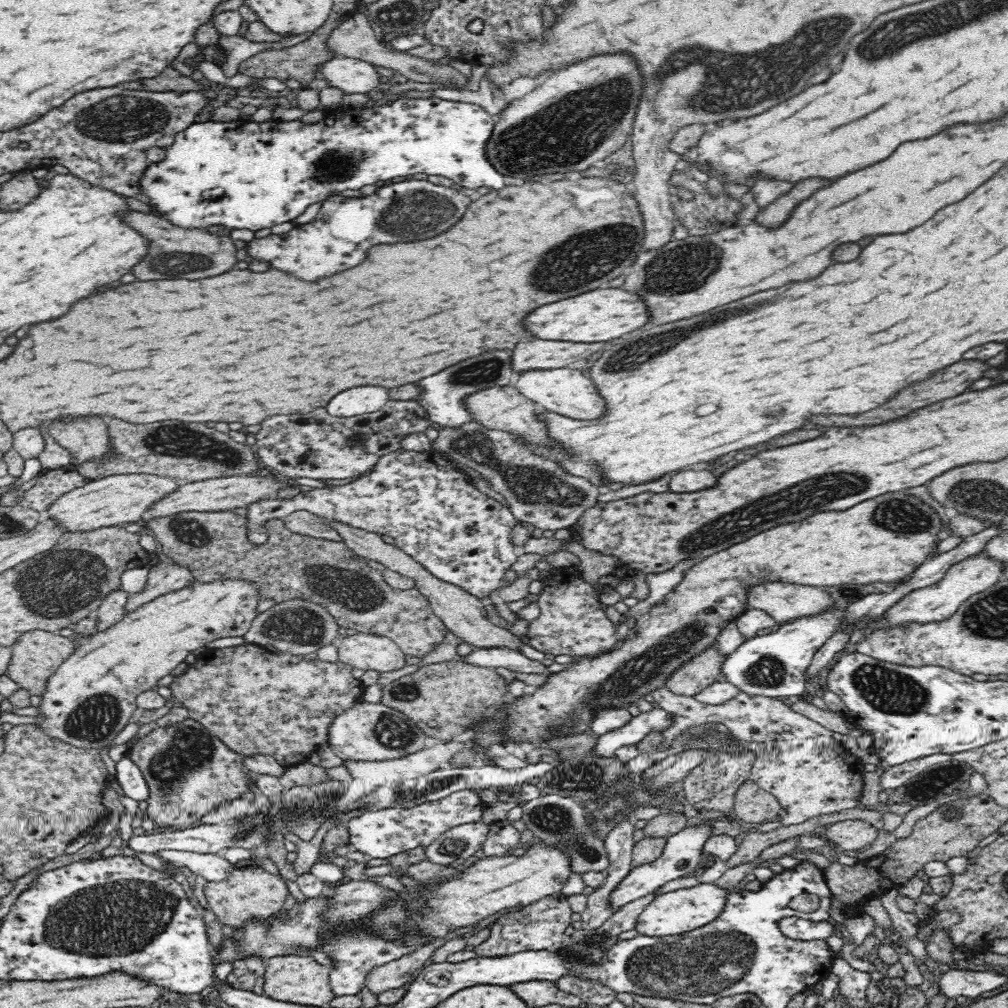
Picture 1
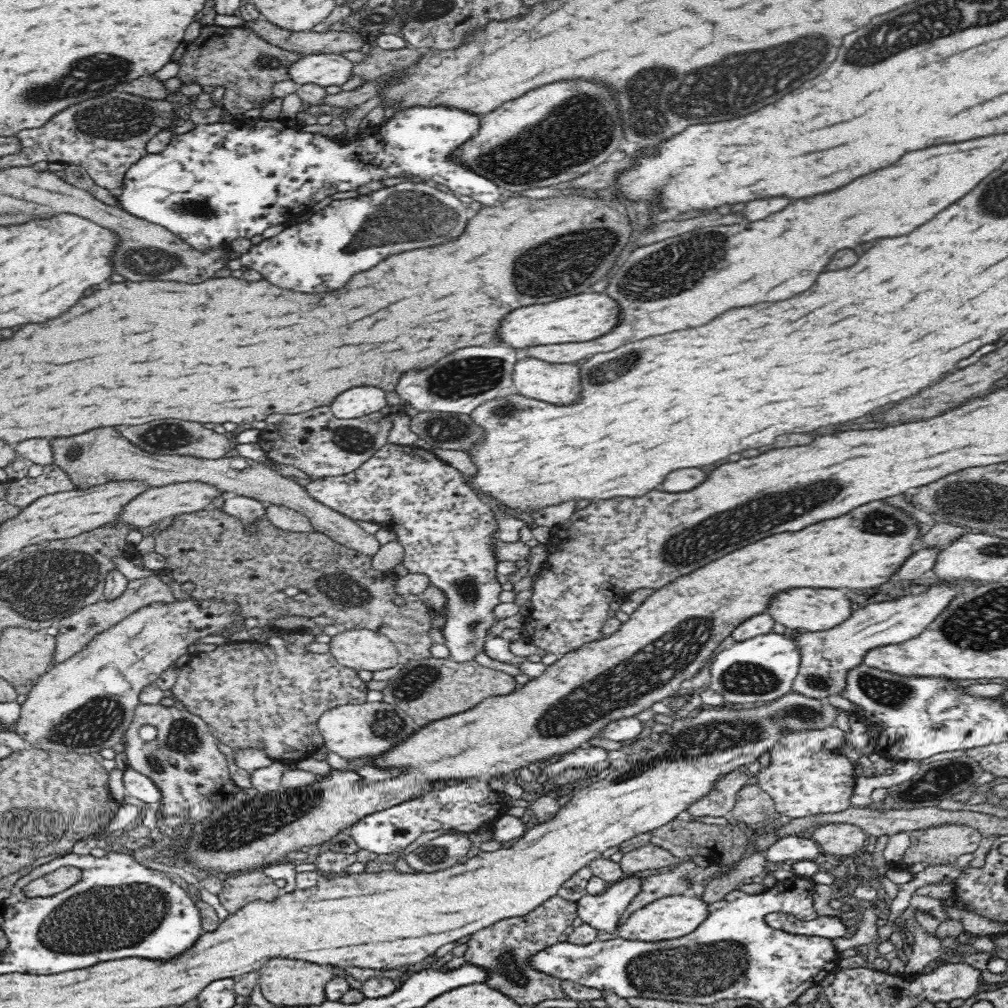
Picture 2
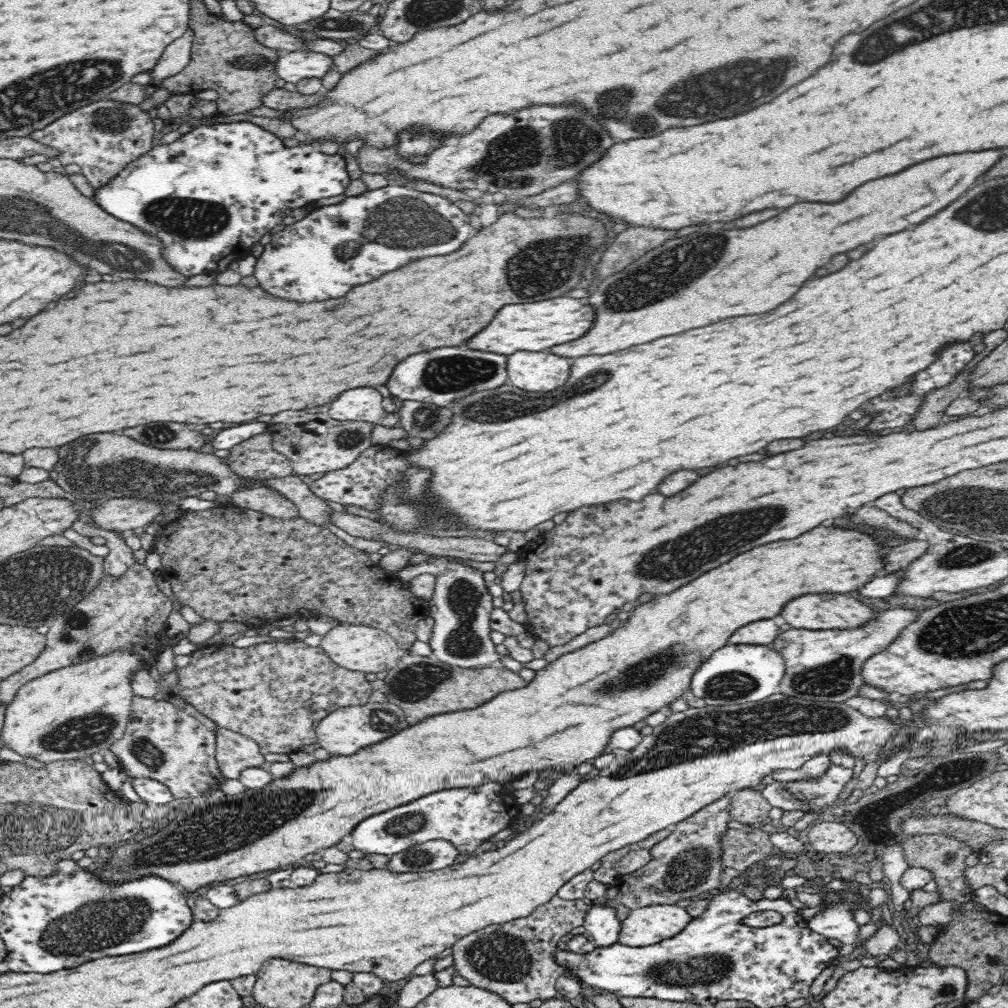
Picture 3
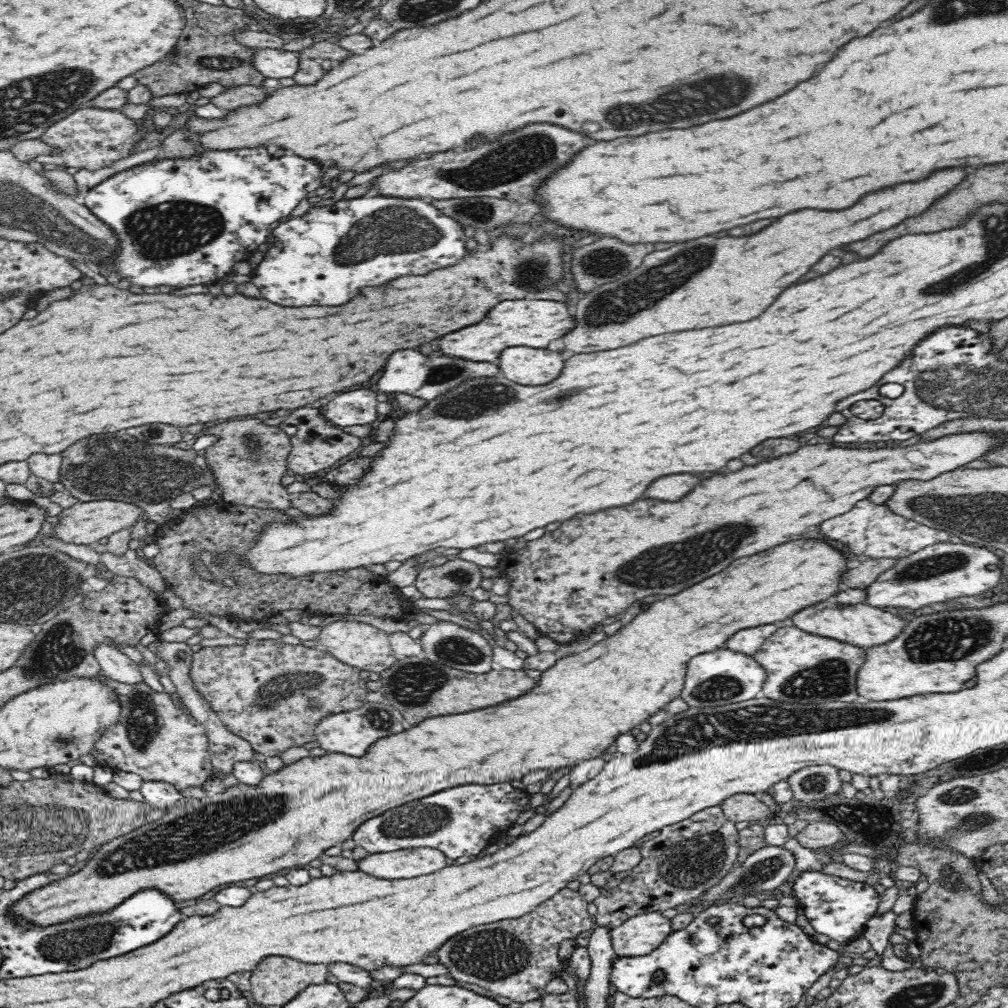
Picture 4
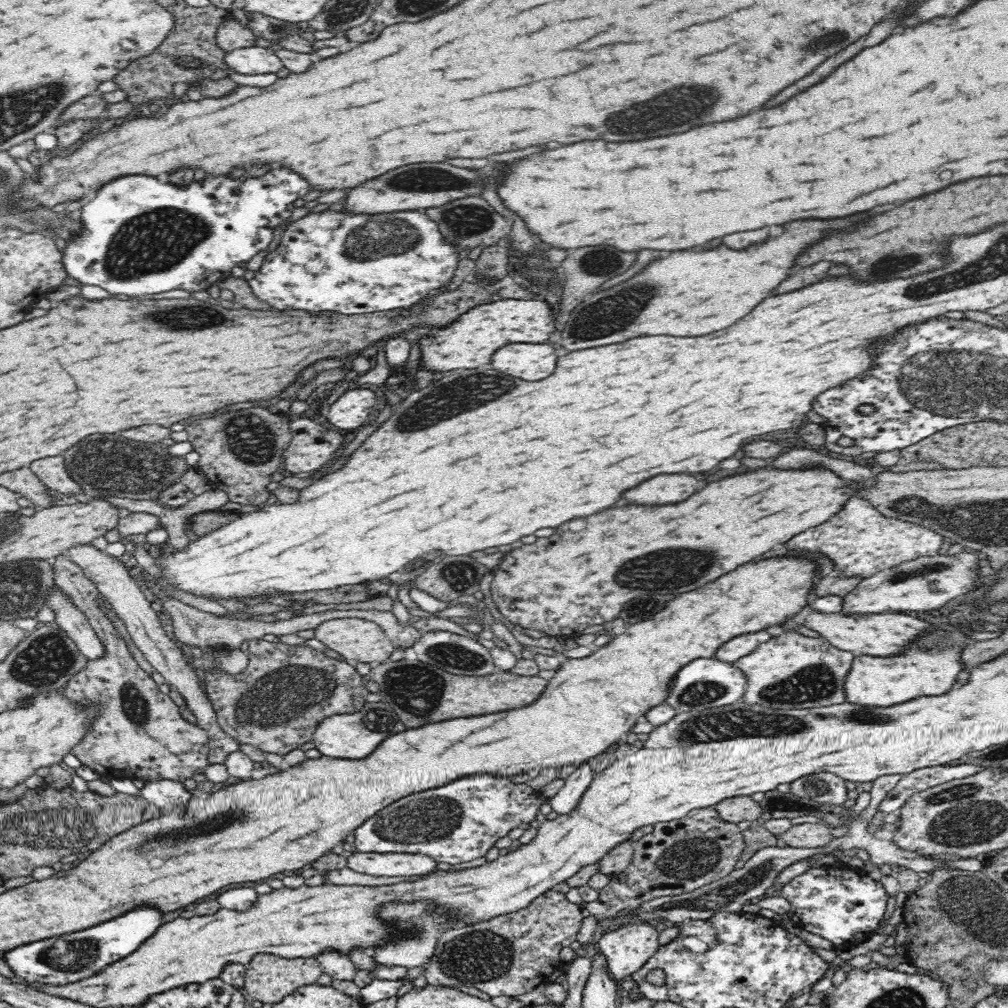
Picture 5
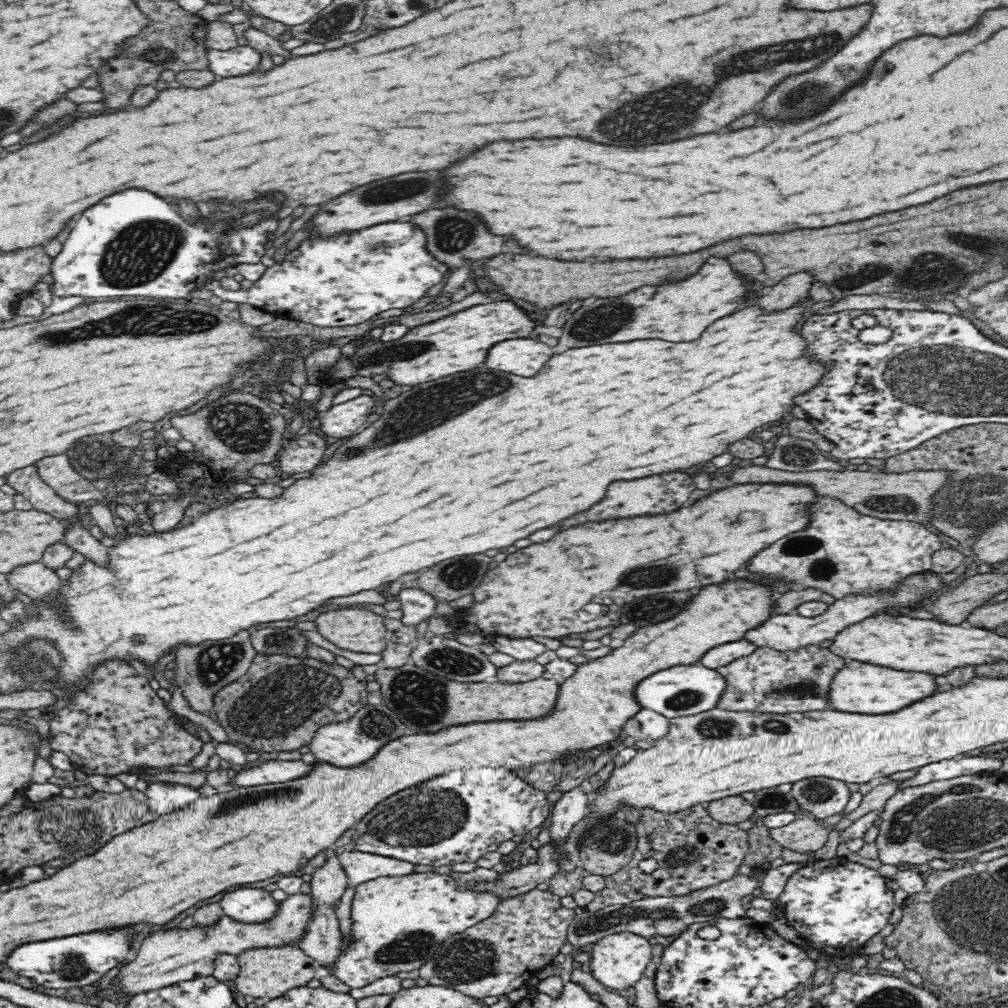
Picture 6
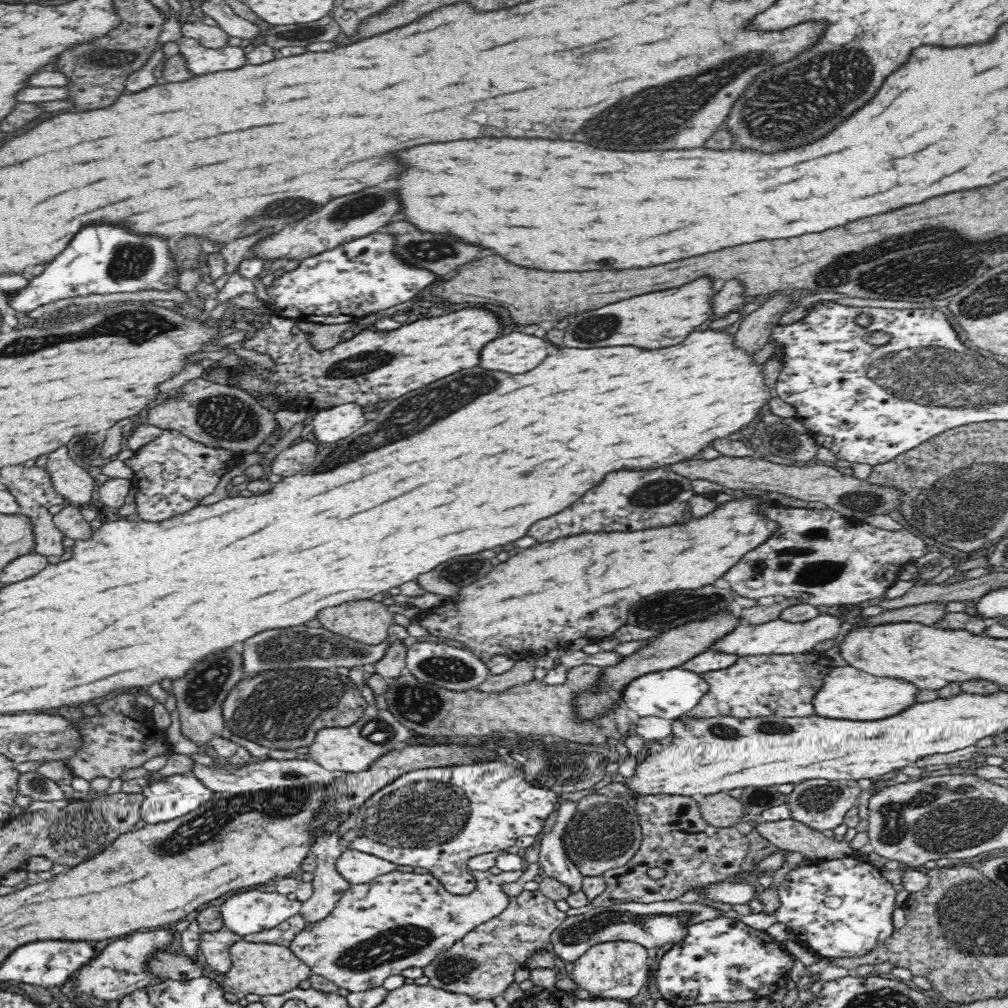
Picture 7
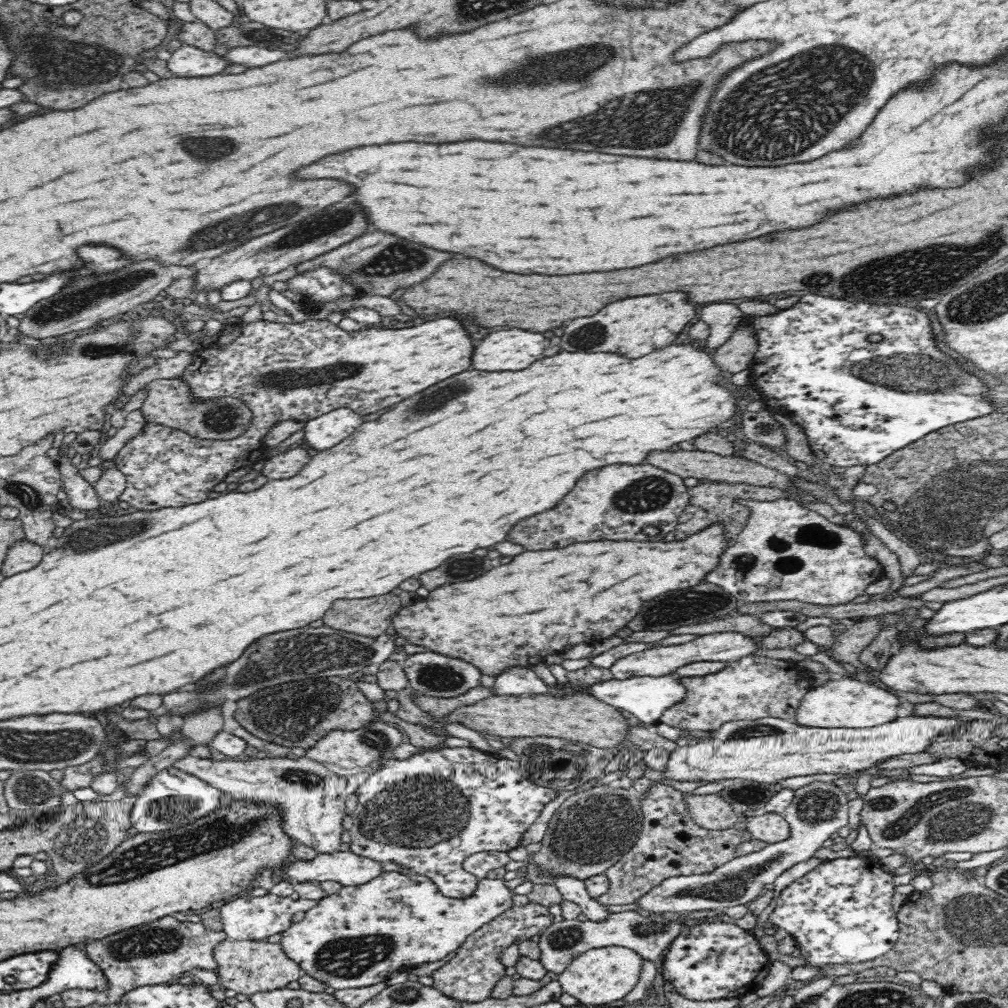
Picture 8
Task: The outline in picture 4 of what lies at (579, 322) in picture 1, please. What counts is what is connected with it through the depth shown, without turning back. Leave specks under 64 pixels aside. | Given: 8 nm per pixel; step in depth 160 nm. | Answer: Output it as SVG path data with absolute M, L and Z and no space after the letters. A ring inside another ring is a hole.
M504 300L486 318L474 326L464 326L454 334L446 334L438 340L442 355L450 358L468 359L474 362L497 362L502 350L512 346L547 348L550 343L560 340L574 328L574 318L568 312L571 308L565 302L552 300Z

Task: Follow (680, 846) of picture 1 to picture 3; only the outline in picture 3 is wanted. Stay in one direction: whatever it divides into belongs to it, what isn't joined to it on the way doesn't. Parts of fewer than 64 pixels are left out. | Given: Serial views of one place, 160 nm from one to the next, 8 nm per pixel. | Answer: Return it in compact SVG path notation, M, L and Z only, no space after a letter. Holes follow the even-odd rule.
M597 901L589 907L584 919L584 928L594 939L594 946L606 948L617 942L621 929L621 922L614 914L616 909Z

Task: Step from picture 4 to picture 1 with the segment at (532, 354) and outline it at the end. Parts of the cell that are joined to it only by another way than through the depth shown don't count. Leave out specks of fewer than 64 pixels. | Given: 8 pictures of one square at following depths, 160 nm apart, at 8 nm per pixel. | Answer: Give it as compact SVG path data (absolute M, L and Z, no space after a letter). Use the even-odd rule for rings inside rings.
M552 368L550 370L524 370L518 372L514 379L514 386L524 397L534 401L538 407L550 412L557 412L568 418L578 420L594 420L604 412L604 399L600 397L596 386L590 378L584 376L579 369Z

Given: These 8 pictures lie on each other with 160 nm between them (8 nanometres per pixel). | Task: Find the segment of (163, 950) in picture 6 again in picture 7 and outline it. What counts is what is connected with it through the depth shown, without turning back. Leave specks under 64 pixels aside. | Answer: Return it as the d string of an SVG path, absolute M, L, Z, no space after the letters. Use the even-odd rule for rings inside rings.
M160 951L150 960L150 973L155 976L164 976L169 979L190 980L202 977L202 966L192 962L183 954L172 954L172 952Z

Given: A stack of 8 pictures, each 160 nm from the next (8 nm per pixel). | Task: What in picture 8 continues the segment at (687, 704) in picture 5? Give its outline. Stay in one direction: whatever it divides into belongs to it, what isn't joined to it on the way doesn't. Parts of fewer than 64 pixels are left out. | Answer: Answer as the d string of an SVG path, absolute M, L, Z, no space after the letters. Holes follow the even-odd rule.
M674 674L666 675L665 677L632 677L622 681L613 678L607 682L598 682L586 688L574 688L567 682L566 684L542 687L541 691L553 698L590 696L603 704L614 706L616 709L629 715L635 722L649 727L658 723L661 715L666 710L669 710L674 705L678 705L678 702L683 702L683 699L686 697L685 687L679 682L678 676Z

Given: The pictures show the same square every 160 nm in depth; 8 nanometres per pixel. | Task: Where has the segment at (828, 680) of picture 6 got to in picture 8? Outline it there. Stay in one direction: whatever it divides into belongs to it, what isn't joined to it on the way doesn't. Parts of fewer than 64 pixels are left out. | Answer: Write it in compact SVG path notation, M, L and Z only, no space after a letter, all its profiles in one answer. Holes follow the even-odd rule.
M745 656L736 661L731 661L726 668L714 674L701 677L678 677L678 680L685 687L686 697L683 702L678 702L678 705L666 710L658 722L693 733L716 731L728 722L758 721L767 717L792 722L800 702L812 689L810 687L810 671L802 670L799 663L794 663L792 660L752 656Z

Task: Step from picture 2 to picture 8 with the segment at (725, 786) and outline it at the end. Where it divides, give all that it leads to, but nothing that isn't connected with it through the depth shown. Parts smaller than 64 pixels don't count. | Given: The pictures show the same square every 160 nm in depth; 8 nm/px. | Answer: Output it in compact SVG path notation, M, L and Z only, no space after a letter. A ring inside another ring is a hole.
M658 783L652 785L645 797L641 797L643 824L642 830L639 832L639 838L616 864L613 864L604 872L609 878L609 889L608 892L597 898L600 904L605 907L632 904L667 878L706 874L737 857L734 848L742 842L742 838L744 838L743 831L736 830L734 827L727 830L705 830L701 828L689 816L683 794L683 792L672 786Z

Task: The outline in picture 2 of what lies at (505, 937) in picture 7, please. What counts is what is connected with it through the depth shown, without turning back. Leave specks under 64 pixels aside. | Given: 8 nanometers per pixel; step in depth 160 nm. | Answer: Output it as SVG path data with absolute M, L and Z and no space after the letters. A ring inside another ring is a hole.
M554 895L538 908L524 916L505 918L488 928L470 934L463 954L466 964L482 968L486 973L484 984L500 991L519 1005L538 1004L542 1000L564 998L561 980L550 974L540 973L530 967L530 959L541 950L558 944L564 930L577 916L577 902Z

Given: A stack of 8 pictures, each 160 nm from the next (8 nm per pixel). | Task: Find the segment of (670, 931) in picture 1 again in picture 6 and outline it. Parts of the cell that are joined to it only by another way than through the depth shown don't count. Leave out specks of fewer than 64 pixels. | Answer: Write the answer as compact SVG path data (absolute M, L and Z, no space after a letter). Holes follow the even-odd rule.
M634 933L611 934L599 940L590 950L588 974L610 990L626 990L633 987L649 966L653 948L646 937Z

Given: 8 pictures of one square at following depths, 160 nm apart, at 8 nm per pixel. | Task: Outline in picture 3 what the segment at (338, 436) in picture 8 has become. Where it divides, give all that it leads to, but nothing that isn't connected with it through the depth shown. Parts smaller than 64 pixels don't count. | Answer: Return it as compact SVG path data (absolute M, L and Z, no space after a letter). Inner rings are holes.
M374 388L346 390L346 394L340 394L327 411L337 421L362 421L392 427L399 419L395 413L384 410L382 399Z

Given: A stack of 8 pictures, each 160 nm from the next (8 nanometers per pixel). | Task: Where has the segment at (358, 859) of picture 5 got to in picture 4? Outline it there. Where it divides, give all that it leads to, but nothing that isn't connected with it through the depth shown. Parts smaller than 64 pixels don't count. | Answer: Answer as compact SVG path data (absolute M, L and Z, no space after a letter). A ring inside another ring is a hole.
M420 847L396 849L388 853L372 853L356 860L357 870L376 878L400 880L432 874L448 866L446 855L438 849Z

